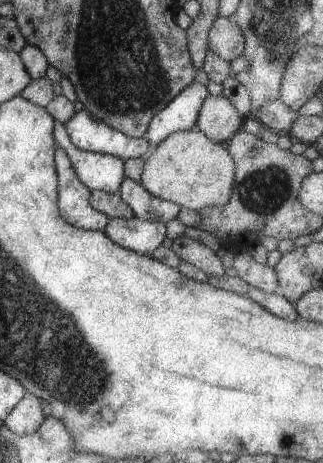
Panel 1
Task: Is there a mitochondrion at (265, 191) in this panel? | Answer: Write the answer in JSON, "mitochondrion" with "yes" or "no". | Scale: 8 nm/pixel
{"mitochondrion":"yes"}

